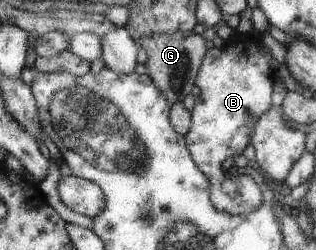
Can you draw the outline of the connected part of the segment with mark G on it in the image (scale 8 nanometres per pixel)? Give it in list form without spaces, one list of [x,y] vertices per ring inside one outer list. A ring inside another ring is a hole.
[[[192,31],[186,33],[175,32],[174,34],[153,33],[150,36],[137,38],[137,45],[145,51],[148,56],[144,66],[147,69],[145,73],[154,84],[154,87],[163,95],[166,103],[171,106],[176,102],[182,102],[184,97],[190,93],[192,86],[195,85],[195,77],[198,73],[201,59],[207,49],[204,46],[205,39],[200,34],[194,34]]]

